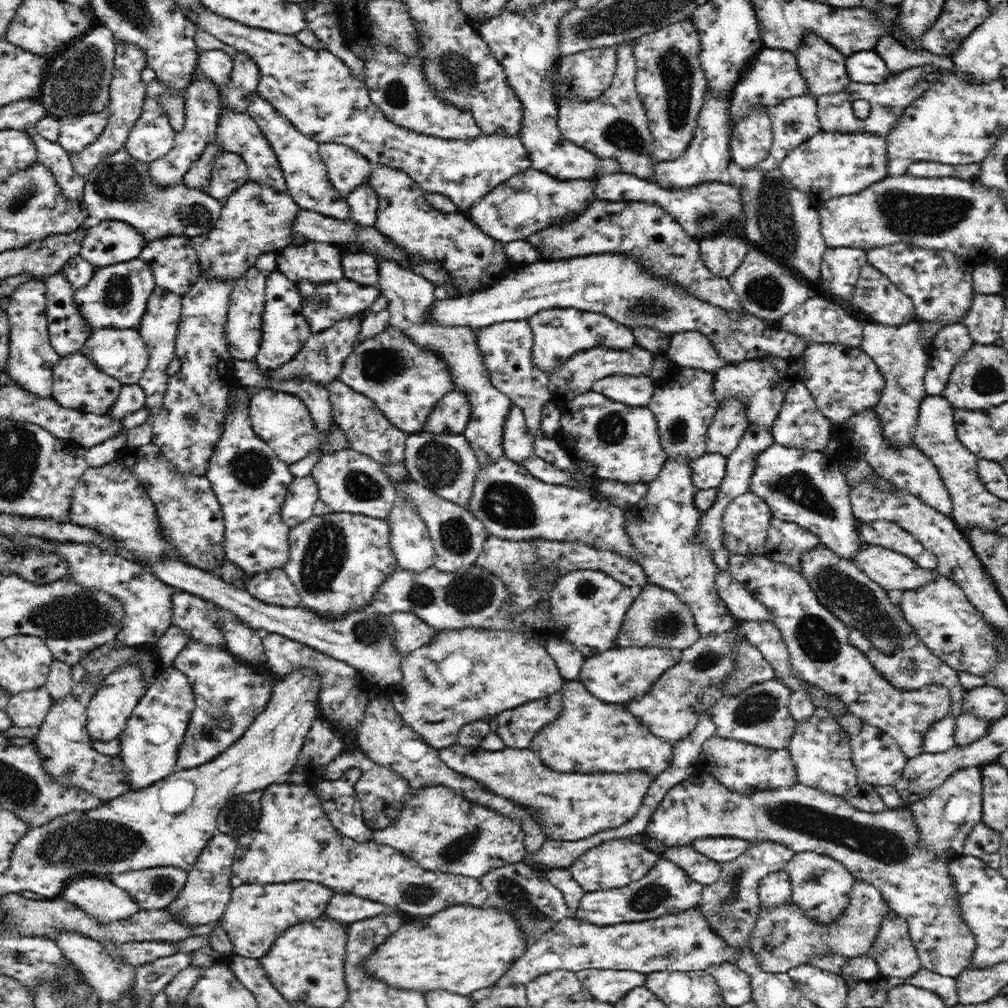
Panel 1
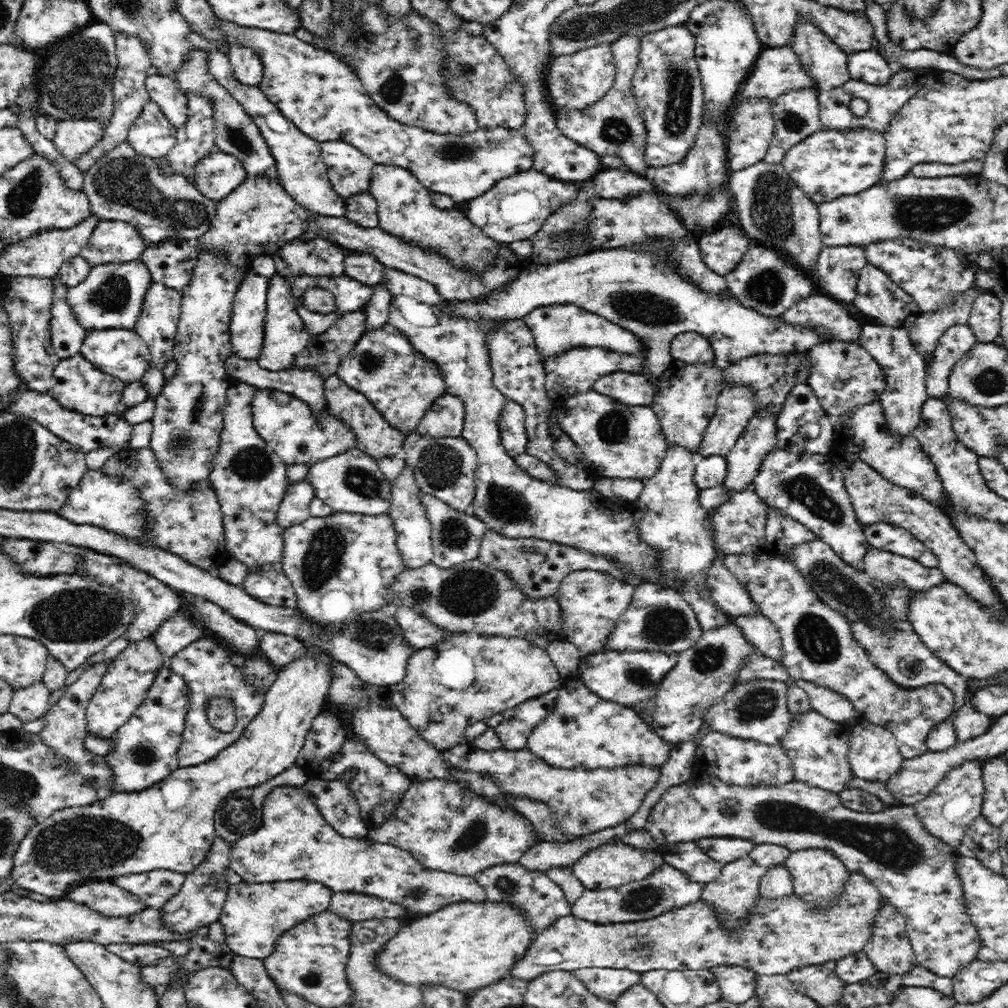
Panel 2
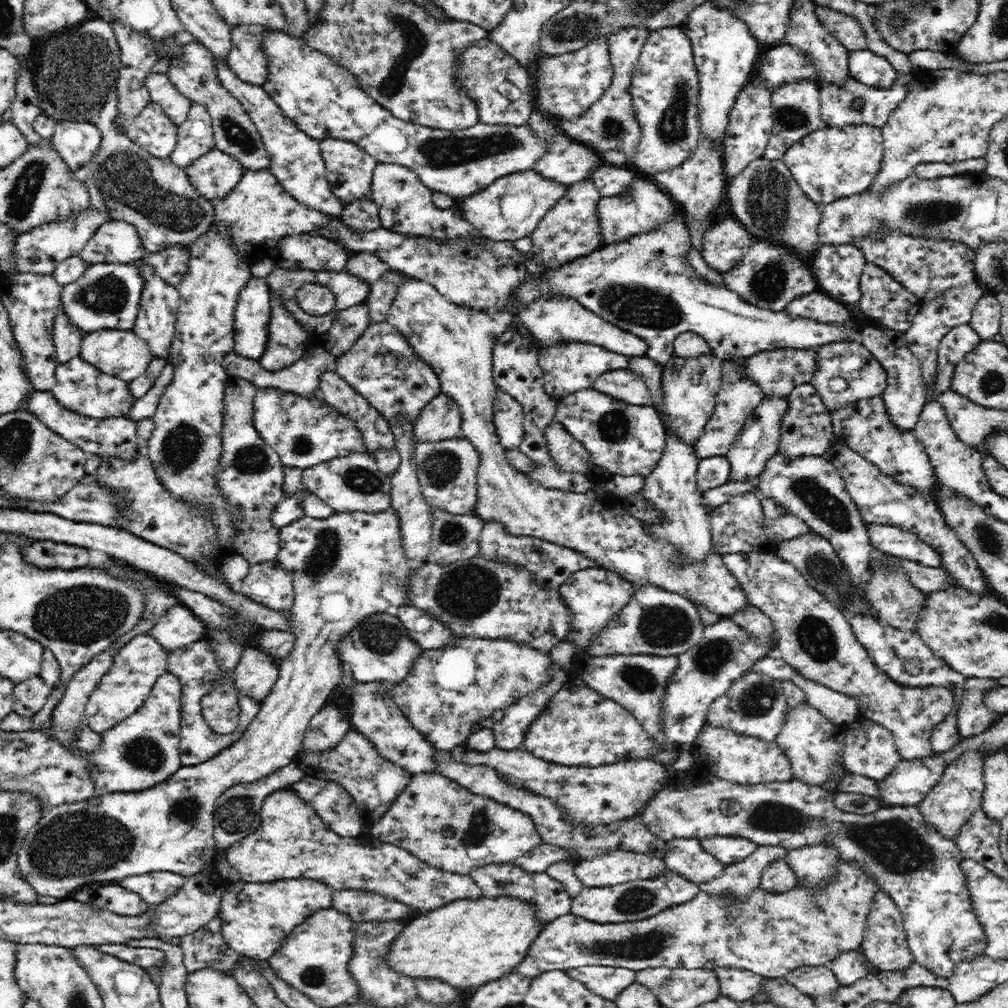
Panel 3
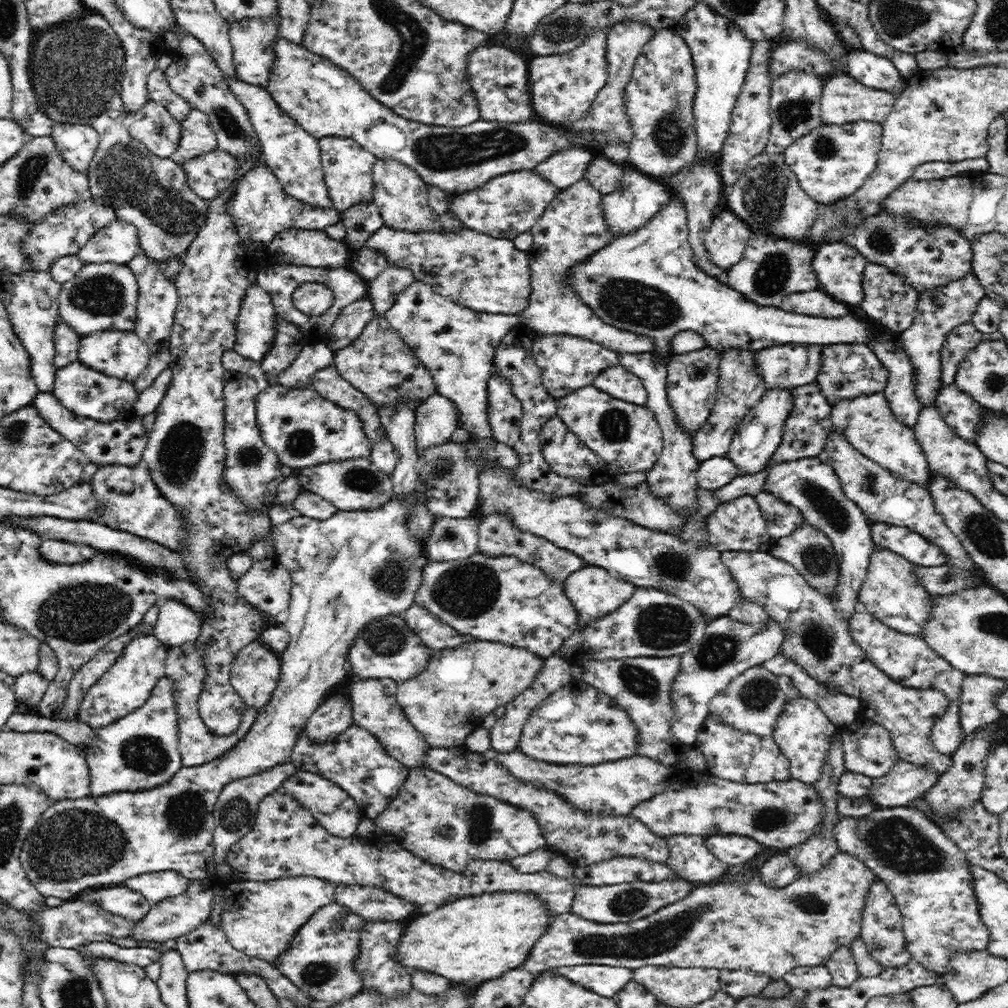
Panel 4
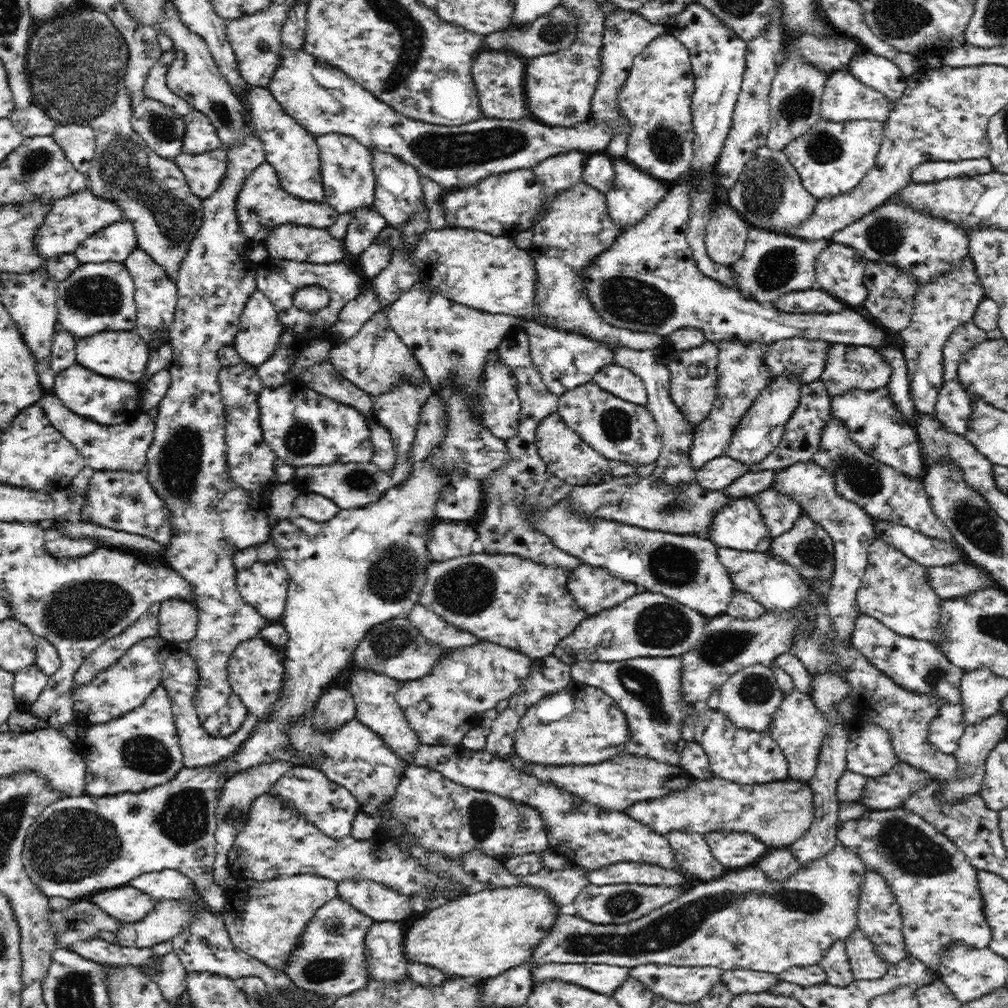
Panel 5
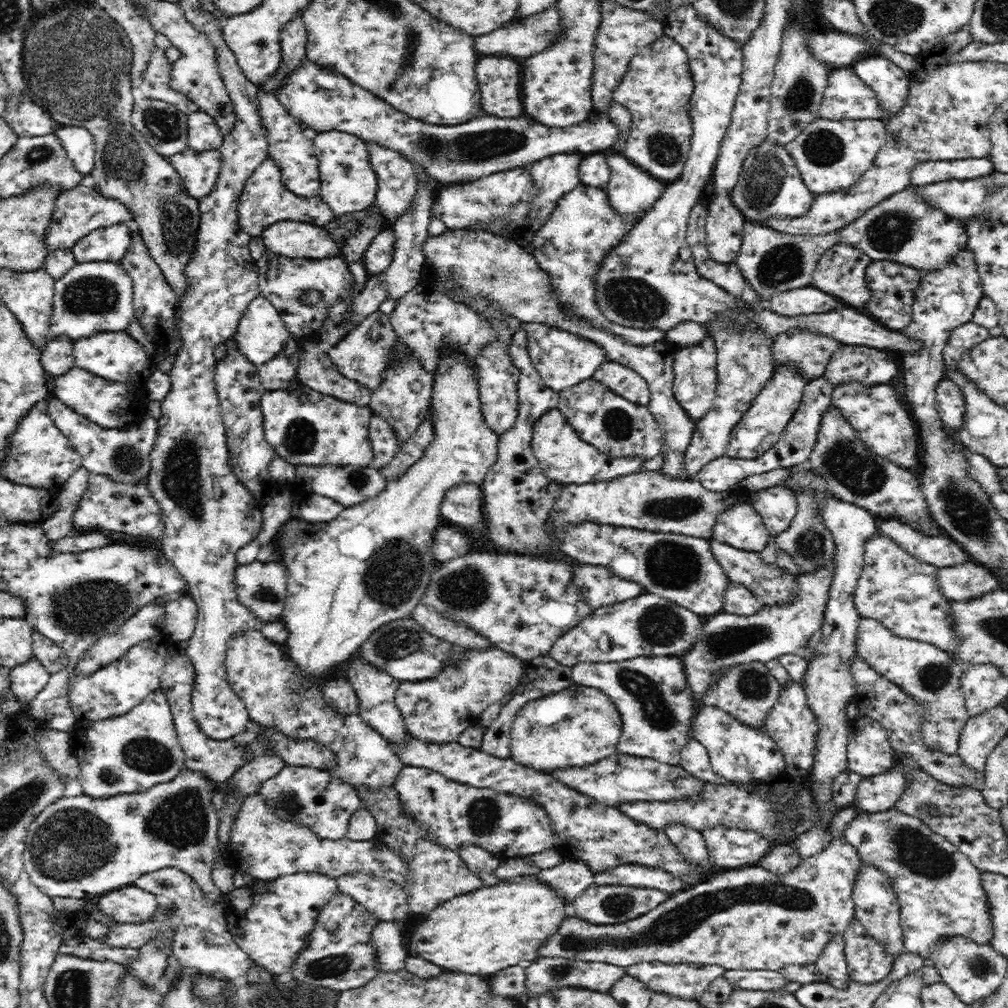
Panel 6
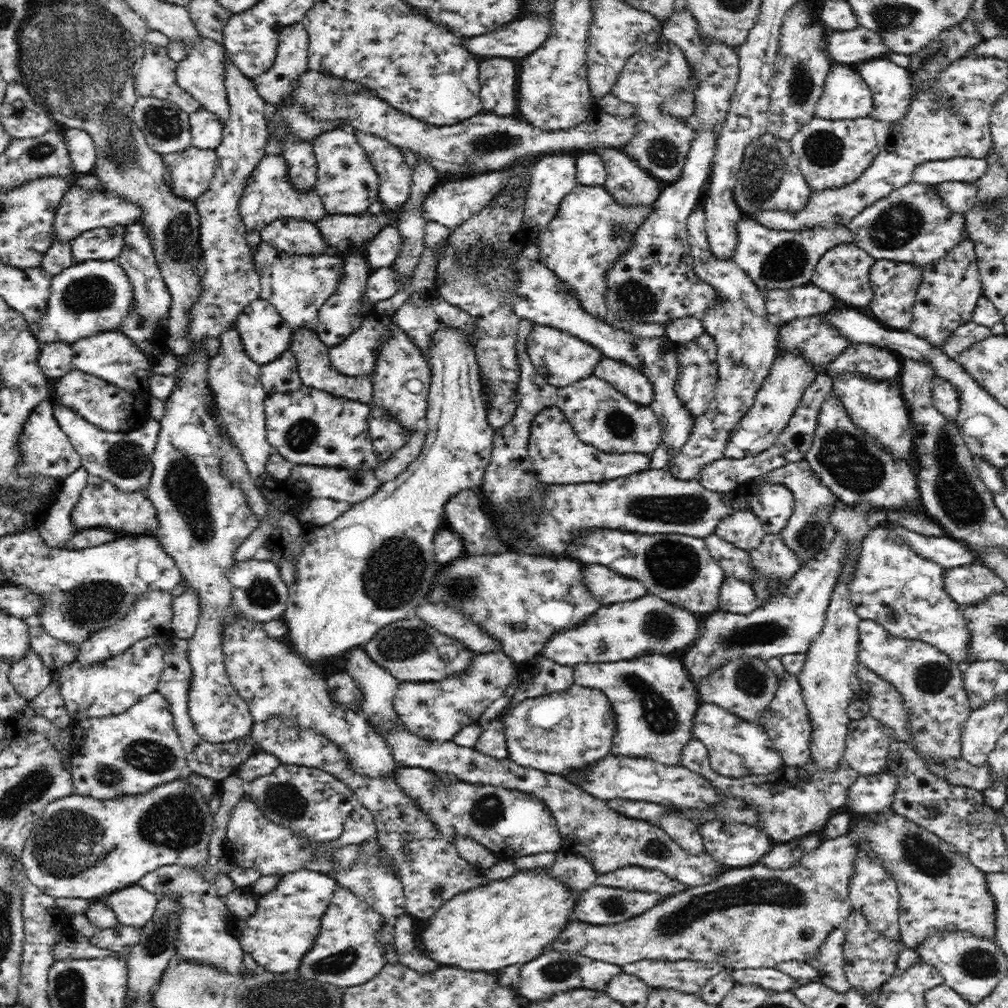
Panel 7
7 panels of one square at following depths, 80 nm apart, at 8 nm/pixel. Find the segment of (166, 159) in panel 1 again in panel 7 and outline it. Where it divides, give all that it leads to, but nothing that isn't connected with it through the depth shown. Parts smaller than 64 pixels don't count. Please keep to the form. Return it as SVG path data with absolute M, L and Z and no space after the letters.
M204 107L189 113L192 145L200 149L215 150L221 143L224 120L215 112L210 112Z

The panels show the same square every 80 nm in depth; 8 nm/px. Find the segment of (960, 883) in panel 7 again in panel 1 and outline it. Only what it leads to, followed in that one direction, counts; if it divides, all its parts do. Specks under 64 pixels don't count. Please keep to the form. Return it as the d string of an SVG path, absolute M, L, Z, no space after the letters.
M700 758L692 766L693 771L691 775L685 781L671 788L662 799L662 802L658 805L658 808L654 810L654 814L650 817L650 822L646 826L644 834L656 843L659 843L663 847L666 846L685 846L693 844L698 839L707 837L737 837L742 838L750 842L752 845L760 844L764 841L778 844L780 847L786 847L794 853L800 853L808 851L828 854L828 856L834 858L838 862L842 862L842 865L853 875L854 878L861 878L864 882L872 884L878 888L878 891L882 894L884 901L887 902L887 906L896 911L902 918L906 919L909 937L912 944L916 949L917 957L921 963L921 967L926 968L938 974L939 976L950 977L956 979L965 969L972 966L974 960L973 956L976 952L977 940L976 935L972 932L970 925L963 917L962 909L960 909L960 897L958 897L958 889L956 889L956 883L954 877L950 875L950 864L953 860L948 855L948 850L944 855L938 855L936 850L932 847L928 847L924 841L922 841L922 832L920 827L914 818L914 813L910 806L896 807L883 810L882 812L862 812L846 802L840 795L832 794L824 790L820 790L816 787L806 786L800 782L790 784L790 786L778 786L778 788L758 788L748 790L730 790L730 787L722 784L717 778L714 778L708 770L706 770L706 762Z

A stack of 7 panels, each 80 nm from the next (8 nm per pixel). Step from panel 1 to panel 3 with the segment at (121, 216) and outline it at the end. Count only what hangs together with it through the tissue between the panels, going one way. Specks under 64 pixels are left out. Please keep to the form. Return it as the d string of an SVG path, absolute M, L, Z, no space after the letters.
M90 16L86 22L65 27L66 30L52 34L50 38L36 40L38 44L38 66L34 66L34 88L38 95L38 106L56 122L70 121L92 123L98 129L101 140L98 153L86 165L89 202L92 206L103 206L112 219L133 224L137 228L146 256L164 252L176 246L187 248L200 236L215 218L212 202L200 198L190 184L185 169L174 161L153 156L148 150L135 143L121 129L118 108L118 79L121 69L121 50L111 24L100 16Z

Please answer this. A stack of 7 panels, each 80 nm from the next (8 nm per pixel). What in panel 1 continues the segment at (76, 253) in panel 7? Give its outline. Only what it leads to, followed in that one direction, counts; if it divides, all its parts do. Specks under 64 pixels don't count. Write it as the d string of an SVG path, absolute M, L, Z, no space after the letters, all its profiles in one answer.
M99 221L90 226L80 256L94 267L120 264L140 258L146 245L144 237L131 224Z

